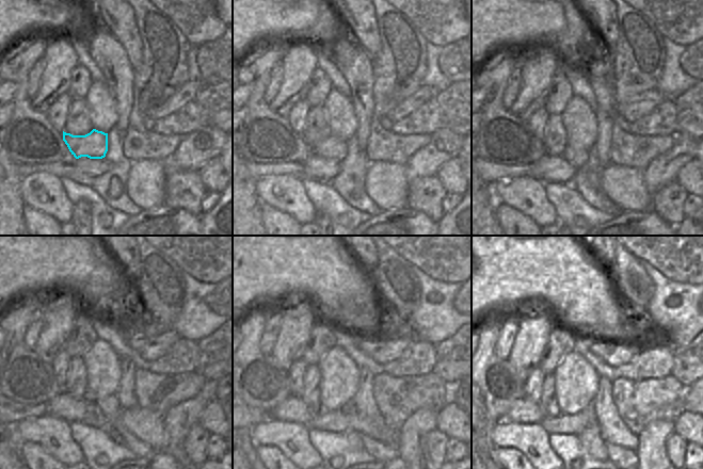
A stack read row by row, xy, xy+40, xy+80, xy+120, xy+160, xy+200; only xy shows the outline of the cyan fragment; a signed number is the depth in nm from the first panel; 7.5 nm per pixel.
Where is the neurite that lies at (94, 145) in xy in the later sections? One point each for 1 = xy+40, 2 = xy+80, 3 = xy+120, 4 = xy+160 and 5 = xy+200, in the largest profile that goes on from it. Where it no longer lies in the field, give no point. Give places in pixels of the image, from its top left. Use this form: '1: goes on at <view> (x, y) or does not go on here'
1: goes on at xy+40 (333, 147)
2: goes on at xy+80 (576, 157)
3: goes on at xy+120 (109, 407)
4: goes on at xy+160 (381, 452)
5: goes on at xy+200 (616, 452)

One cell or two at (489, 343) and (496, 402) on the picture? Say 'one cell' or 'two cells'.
one cell

